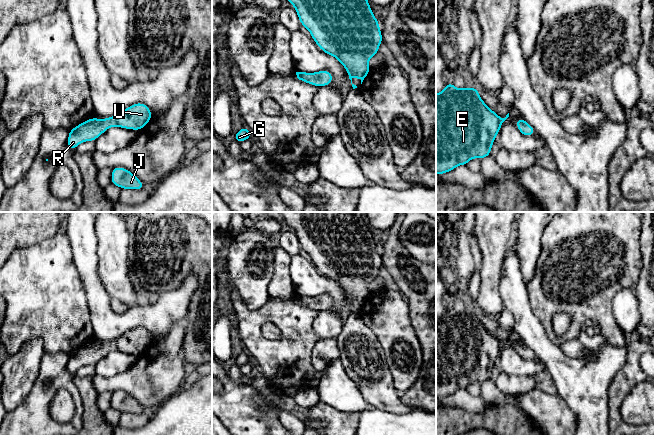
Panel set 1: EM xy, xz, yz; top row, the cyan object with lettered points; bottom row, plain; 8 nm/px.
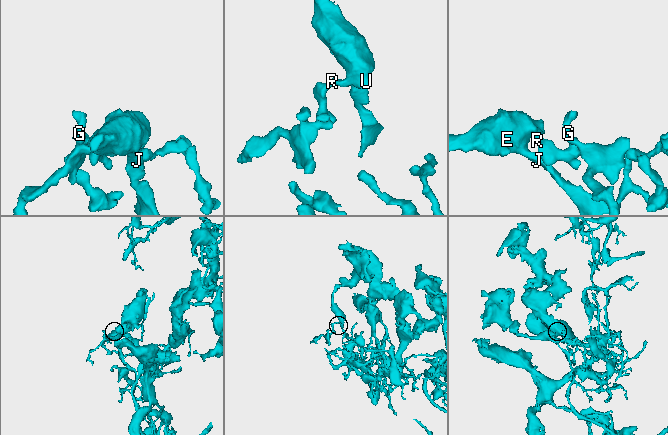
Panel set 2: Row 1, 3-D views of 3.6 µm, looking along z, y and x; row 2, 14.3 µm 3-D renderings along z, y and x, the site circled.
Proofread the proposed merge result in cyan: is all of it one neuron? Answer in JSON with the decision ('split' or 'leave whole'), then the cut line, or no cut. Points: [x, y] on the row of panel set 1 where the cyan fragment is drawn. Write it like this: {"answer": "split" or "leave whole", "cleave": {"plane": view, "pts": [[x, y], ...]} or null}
{"answer": "leave whole", "cleave": null}

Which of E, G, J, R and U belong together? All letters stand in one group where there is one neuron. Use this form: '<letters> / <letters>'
E G J R U

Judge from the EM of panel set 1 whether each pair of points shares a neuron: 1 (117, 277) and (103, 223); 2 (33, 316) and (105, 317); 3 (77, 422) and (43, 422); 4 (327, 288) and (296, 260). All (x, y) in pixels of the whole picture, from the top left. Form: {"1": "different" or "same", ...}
{"1": "same", "2": "different", "3": "same", "4": "same"}

